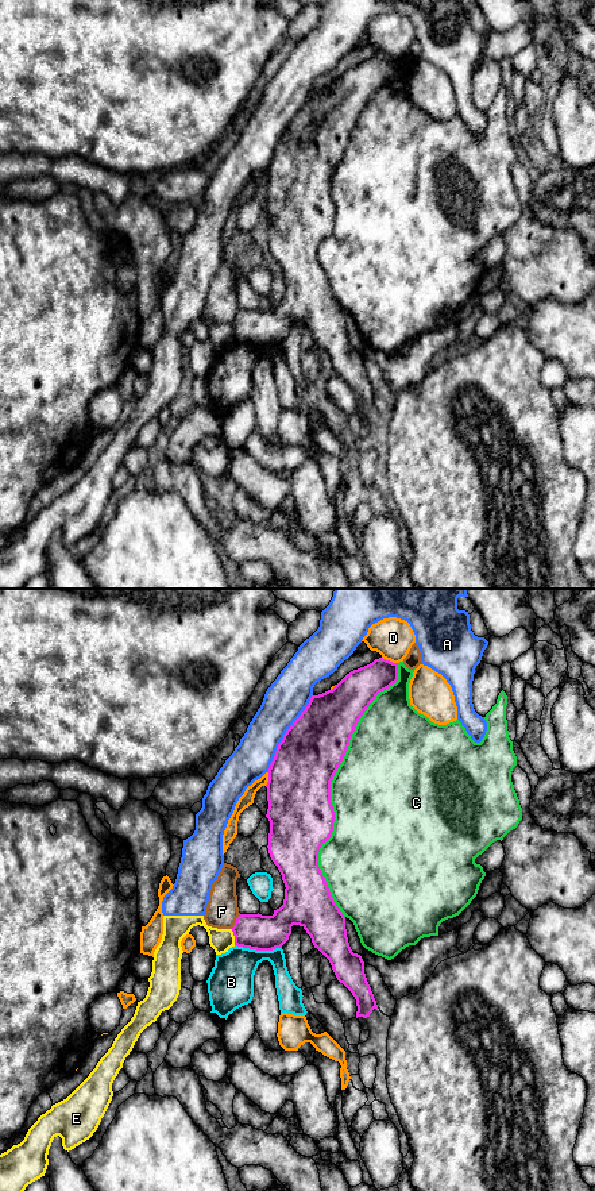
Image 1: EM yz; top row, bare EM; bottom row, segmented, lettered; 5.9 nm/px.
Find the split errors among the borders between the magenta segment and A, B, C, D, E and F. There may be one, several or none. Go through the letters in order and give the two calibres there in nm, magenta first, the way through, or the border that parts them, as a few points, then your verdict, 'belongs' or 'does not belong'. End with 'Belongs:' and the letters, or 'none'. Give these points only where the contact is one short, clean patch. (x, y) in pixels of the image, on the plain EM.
A: 380 nm thick on the magenta side, 240 nm on the other; does not belong
B: 220 nm thick on the magenta side, 280 nm on the other; border along yz (235, 339), (257, 345), (281, 343); does not belong
C: 380 nm thick on the magenta side, 500 nm on the other; does not belong
D: 220 nm thick on the magenta side, 240 nm on the other; does not belong
E: 220 nm thick on the magenta side, 140 nm on the other; border along yz (231, 324), (235, 339); does not belong
F: 220 nm thick on the magenta side, 190 nm on the other; does not belong
Belongs: none

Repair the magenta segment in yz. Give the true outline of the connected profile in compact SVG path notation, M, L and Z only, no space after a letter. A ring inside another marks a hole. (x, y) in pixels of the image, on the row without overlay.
M383 53L347 69L332 85L318 90L312 90L308 101L293 120L283 130L278 139L274 154L268 163L267 196L268 204L266 212L270 216L268 248L278 262L285 278L283 300L274 305L273 311L240 309L232 323L235 340L256 344L273 346L282 343L291 329L291 321L300 320L310 331L314 343L317 343L331 358L332 365L340 378L343 378L356 394L356 413L367 413L374 404L378 404L376 396L371 386L364 369L364 356L360 350L353 348L345 324L345 312L335 298L325 273L318 262L318 247L321 240L333 227L335 207L331 197L331 177L343 157L348 144L349 134L355 123L376 90L389 84L398 76L398 58Z

